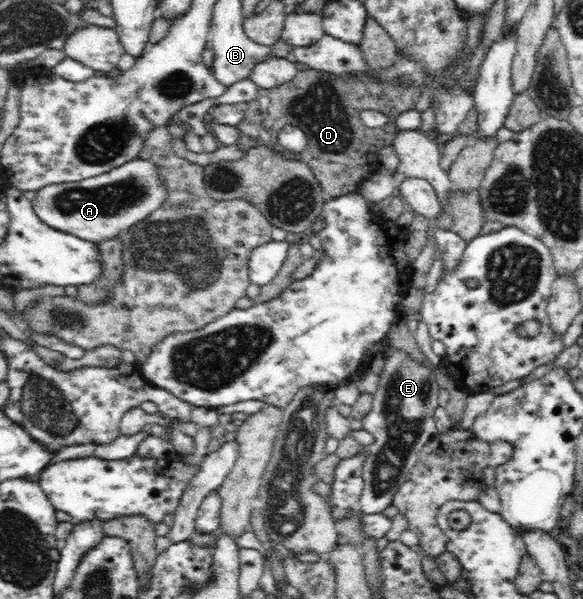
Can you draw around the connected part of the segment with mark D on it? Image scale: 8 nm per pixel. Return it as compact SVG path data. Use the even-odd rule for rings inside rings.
M301 67L290 82L279 84L271 89L258 89L257 97L248 103L244 120L237 125L242 135L239 136L235 145L240 149L251 149L262 145L274 151L281 150L281 154L286 160L304 162L313 171L323 193L329 198L357 193L365 178L378 172L377 157L380 149L393 144L396 117L403 112L414 109L418 98L420 98L420 93L420 89L416 85L408 85L408 83L370 83L362 75L338 77L334 73ZM364 108L388 112L388 122L383 127L368 128L364 126L360 119L360 112ZM288 124L297 126L305 132L308 144L304 152L291 153L284 148L282 149L283 146L278 143L279 130Z

